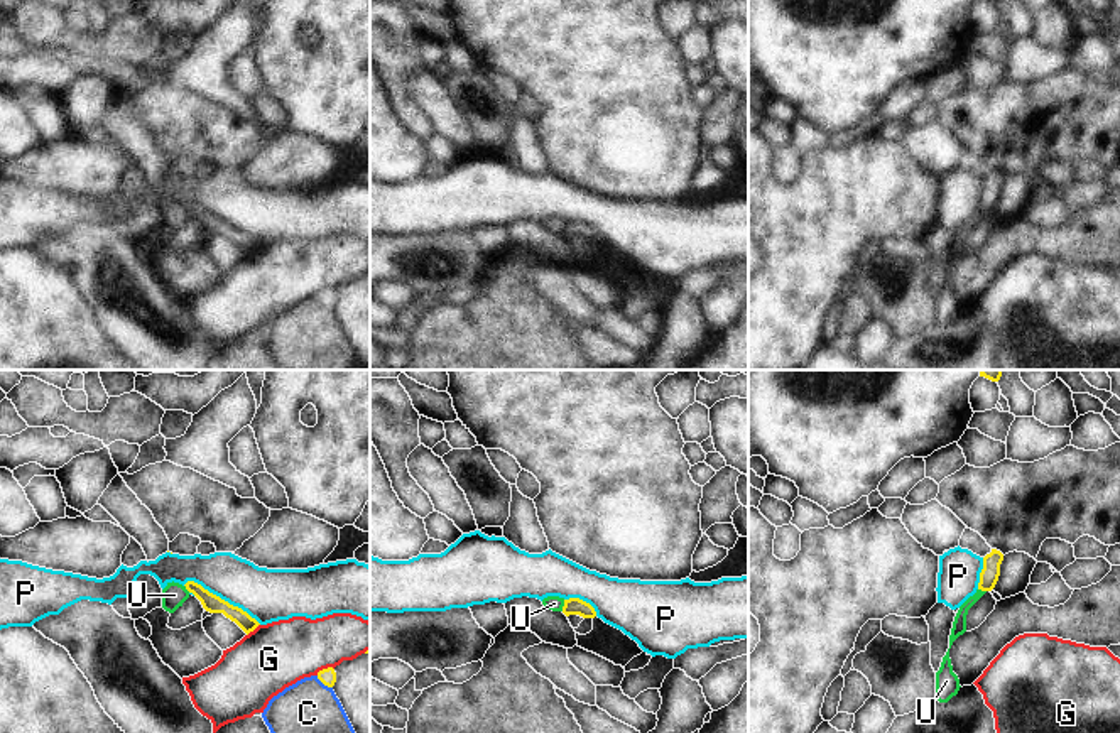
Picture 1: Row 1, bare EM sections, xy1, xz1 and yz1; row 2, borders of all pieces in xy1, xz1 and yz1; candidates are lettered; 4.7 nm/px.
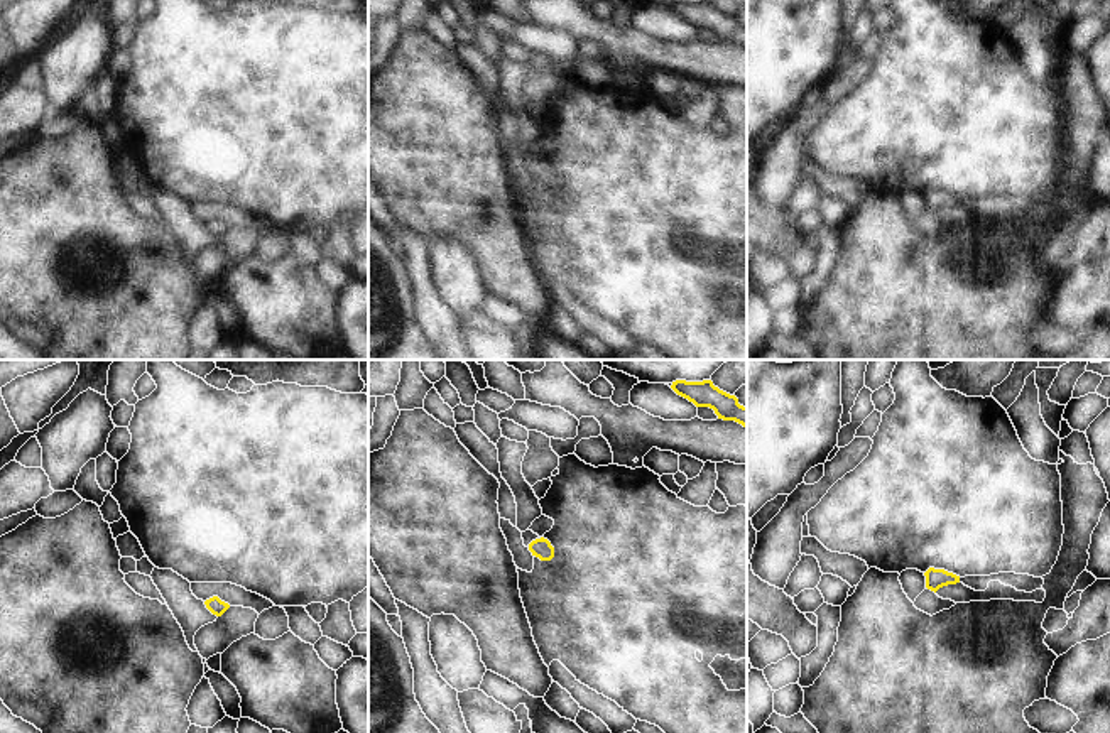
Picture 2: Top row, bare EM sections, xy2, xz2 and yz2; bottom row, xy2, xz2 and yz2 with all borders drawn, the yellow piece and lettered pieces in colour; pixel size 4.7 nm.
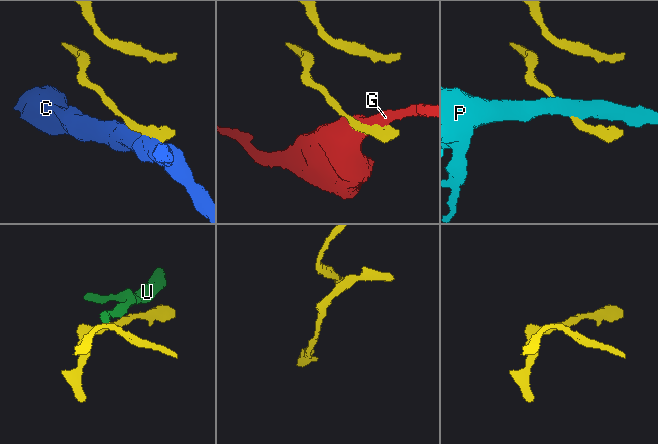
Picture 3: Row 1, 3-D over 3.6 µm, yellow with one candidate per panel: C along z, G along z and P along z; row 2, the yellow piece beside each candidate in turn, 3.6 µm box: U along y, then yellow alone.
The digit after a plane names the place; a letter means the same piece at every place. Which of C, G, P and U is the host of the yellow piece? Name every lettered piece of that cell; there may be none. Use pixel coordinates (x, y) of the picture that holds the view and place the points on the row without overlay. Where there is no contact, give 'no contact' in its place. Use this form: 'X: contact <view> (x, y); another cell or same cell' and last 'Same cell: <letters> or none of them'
C: contact xy1 (325, 306); another cell
G: contact xy1 (325, 291); another cell
P: contact xy1 (220, 220); another cell
U: contact xz1 (565, 227); another cell
Same cell: none of them

